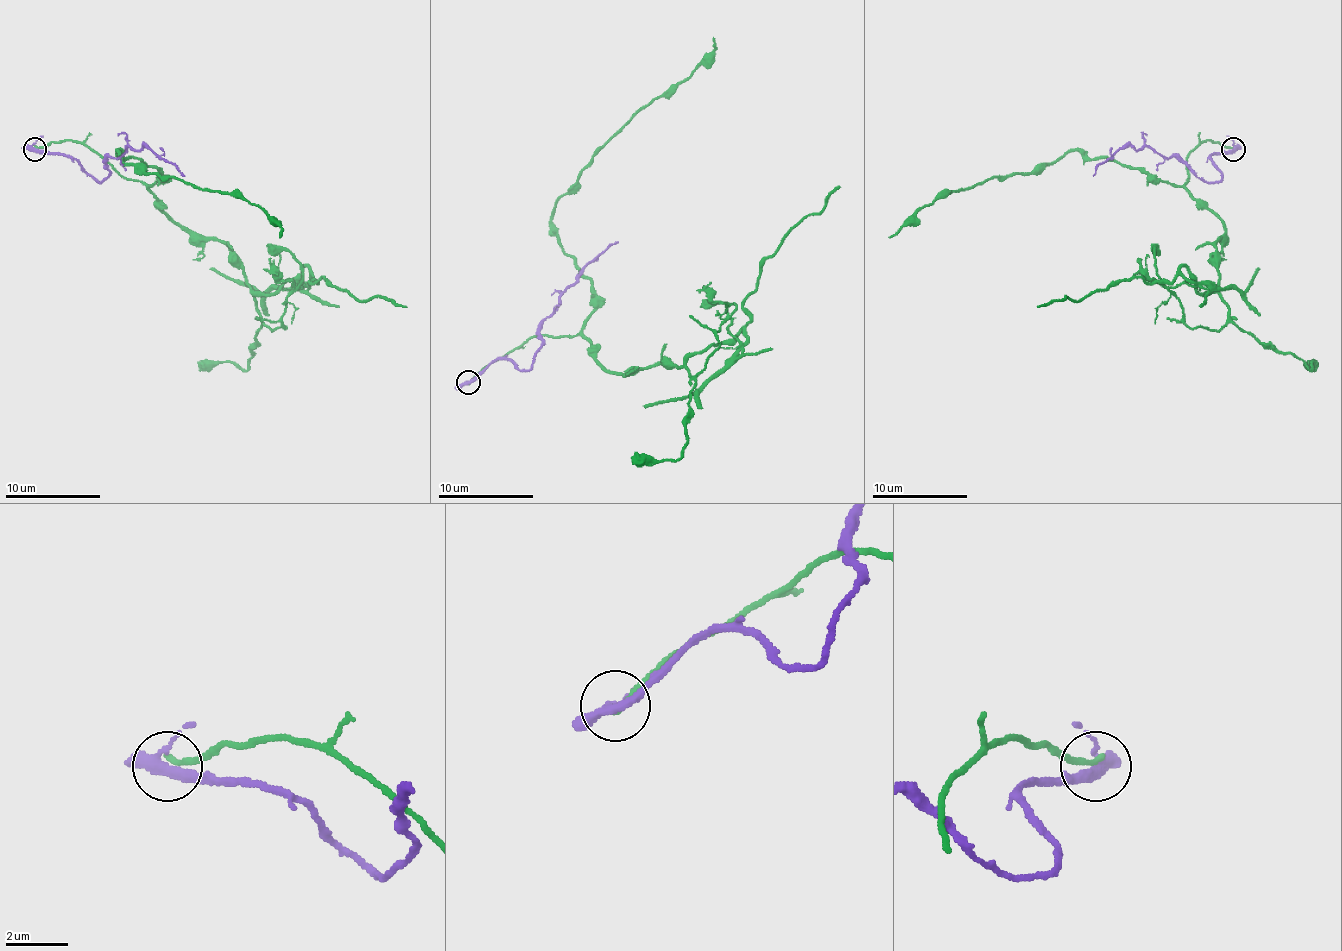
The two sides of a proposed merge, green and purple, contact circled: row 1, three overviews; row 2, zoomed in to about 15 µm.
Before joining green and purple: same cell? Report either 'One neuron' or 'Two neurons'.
Two neurons

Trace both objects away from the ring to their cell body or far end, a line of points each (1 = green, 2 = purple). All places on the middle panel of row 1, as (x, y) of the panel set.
1: (469, 382), (537, 335), (580, 335), (616, 373), (728, 344), (761, 263), (840, 185)
2: (469, 382), (504, 359), (521, 370), (533, 366), (535, 351), (542, 342), (540, 323), (585, 268), (618, 242)

